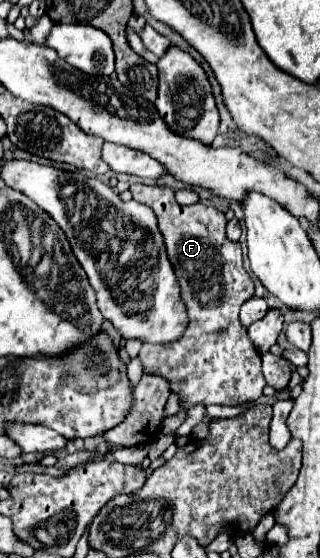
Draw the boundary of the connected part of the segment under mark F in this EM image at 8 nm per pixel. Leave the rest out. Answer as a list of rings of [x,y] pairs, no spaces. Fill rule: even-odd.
[[[133,184],[131,192],[137,202],[151,206],[157,214],[167,254],[177,270],[181,296],[189,312],[189,326],[181,340],[165,346],[141,346],[139,360],[143,372],[165,378],[169,390],[179,396],[185,414],[197,404],[239,406],[257,402],[267,384],[261,372],[261,354],[239,322],[241,304],[253,296],[253,280],[243,268],[239,242],[231,242],[225,236],[225,214],[203,204],[179,206],[175,192],[167,186]]]

